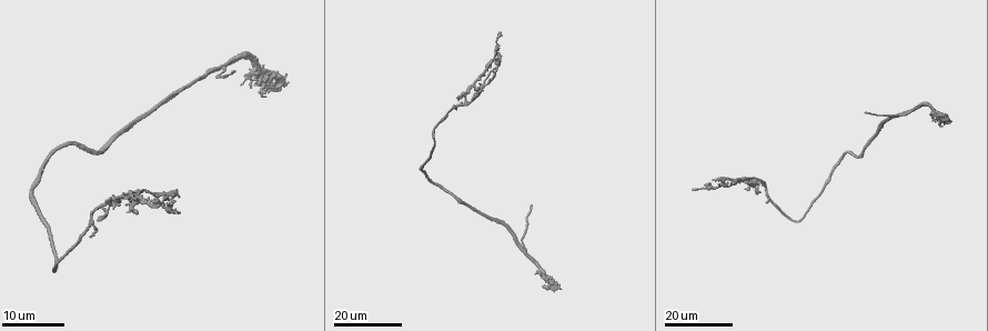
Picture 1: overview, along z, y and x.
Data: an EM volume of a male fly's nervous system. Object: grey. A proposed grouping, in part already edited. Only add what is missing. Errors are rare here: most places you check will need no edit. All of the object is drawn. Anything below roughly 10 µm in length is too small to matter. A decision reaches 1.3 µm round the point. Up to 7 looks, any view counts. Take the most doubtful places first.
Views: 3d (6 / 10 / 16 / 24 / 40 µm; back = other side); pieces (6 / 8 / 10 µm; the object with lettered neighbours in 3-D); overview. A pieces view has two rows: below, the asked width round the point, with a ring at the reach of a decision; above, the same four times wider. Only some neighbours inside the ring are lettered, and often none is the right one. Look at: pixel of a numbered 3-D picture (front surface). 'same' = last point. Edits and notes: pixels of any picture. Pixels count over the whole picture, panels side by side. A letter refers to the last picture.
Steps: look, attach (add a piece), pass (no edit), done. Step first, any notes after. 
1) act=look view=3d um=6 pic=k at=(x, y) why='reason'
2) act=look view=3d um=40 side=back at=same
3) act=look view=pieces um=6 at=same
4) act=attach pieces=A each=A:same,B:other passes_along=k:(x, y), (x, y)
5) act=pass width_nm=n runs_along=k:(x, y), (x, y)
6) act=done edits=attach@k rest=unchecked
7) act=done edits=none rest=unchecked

act=look view=3d um=16 pic=1 at=(691, 189) why='branch stops here'

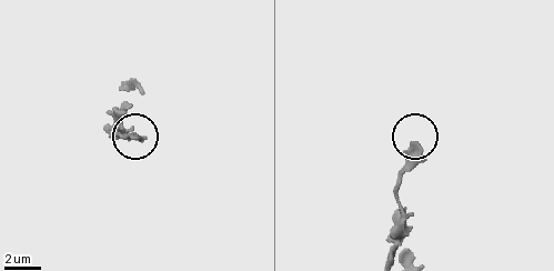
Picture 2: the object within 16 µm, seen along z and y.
act=look view=pieces um=8 pic=2 at=(137, 138)

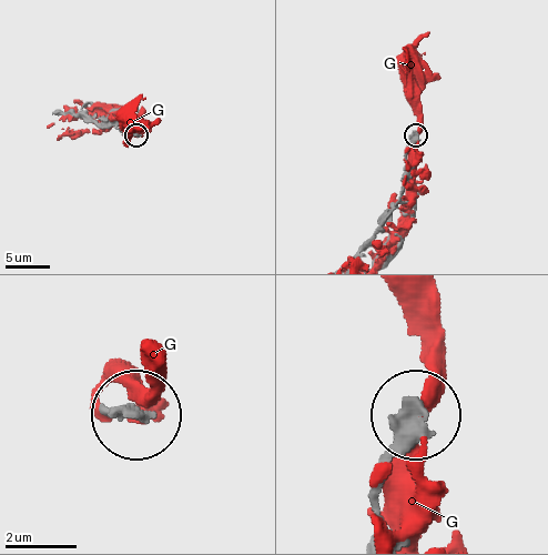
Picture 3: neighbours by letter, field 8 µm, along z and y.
act=pass each=G:other runs_along=3:(63, 114), (81, 114), (98, 125), (136, 134) found='no lettered piece goes on from it'

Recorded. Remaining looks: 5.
act=look view=3d um=16 pic=1 at=(864, 111) why='free end'

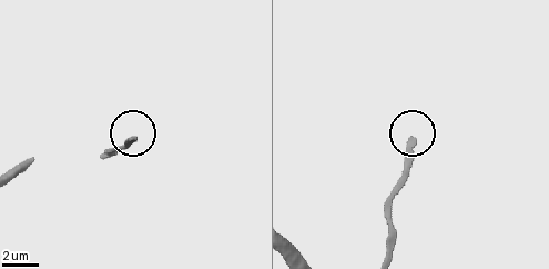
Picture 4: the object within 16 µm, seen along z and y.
act=look view=pieces um=10 pic=4 at=(412, 138)

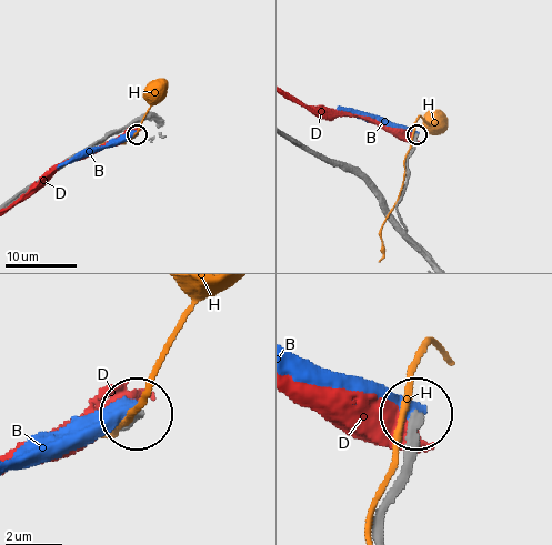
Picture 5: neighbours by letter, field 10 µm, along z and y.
act=pass each=B:other,D:other,H:other found='no lettered piece goes on from it'

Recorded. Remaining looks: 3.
act=look view=3d um=24 pic=1 at=(536, 272) why='branch stops here'

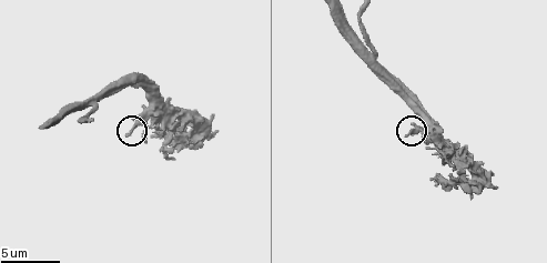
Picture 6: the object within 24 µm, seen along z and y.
act=look view=pieces um=8 pic=6 at=(408, 133) why='what lies round it'

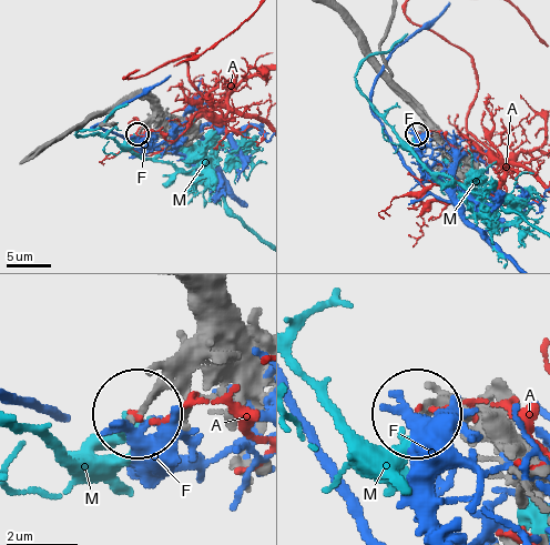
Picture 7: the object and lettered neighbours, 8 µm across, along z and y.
act=pass each=A:other,F:other,M:other found='no lettered piece goes on from it'

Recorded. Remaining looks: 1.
act=done edits=none rest=unchecked

